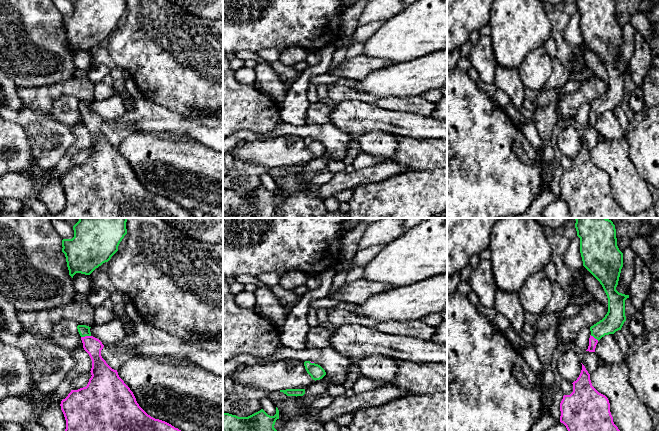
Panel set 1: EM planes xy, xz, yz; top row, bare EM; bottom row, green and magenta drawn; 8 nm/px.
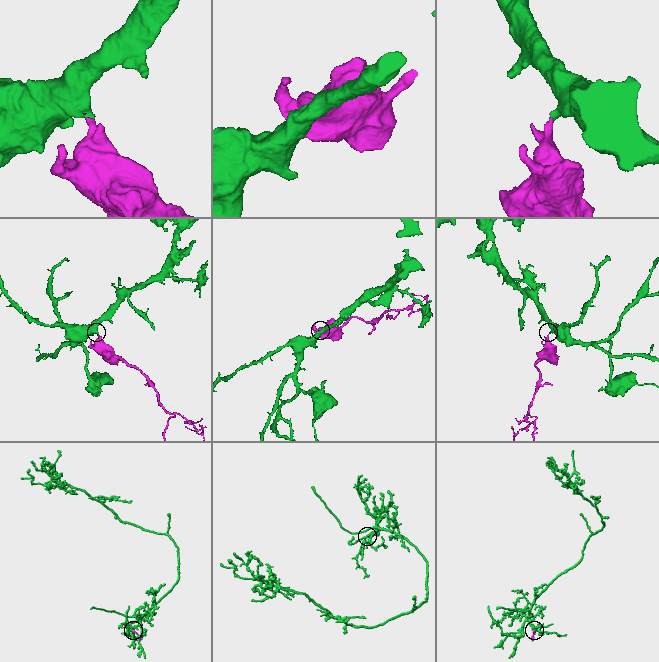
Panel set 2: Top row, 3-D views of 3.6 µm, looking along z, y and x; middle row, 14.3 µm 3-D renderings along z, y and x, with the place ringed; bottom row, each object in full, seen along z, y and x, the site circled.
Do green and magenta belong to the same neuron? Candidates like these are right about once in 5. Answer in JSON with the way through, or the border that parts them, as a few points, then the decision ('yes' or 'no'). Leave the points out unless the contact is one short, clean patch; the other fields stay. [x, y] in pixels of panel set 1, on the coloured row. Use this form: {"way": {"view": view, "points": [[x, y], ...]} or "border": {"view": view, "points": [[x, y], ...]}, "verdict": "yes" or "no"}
{"way": {"view": "xy", "points": [[83, 330], [85, 335], [93, 346]]}, "verdict": "yes"}

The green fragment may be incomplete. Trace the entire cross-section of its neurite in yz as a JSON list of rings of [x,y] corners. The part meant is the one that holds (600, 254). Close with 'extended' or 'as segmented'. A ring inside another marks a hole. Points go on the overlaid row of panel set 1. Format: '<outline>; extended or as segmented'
[[[576,218],[575,228],[580,238],[580,253],[583,266],[600,282],[607,298],[608,312],[605,317],[590,327],[591,335],[586,351],[595,352],[598,341],[605,335],[614,334],[621,330],[625,316],[625,300],[629,295],[616,290],[621,269],[623,267],[623,253],[617,246],[616,229],[613,222],[607,218]]]; extended

